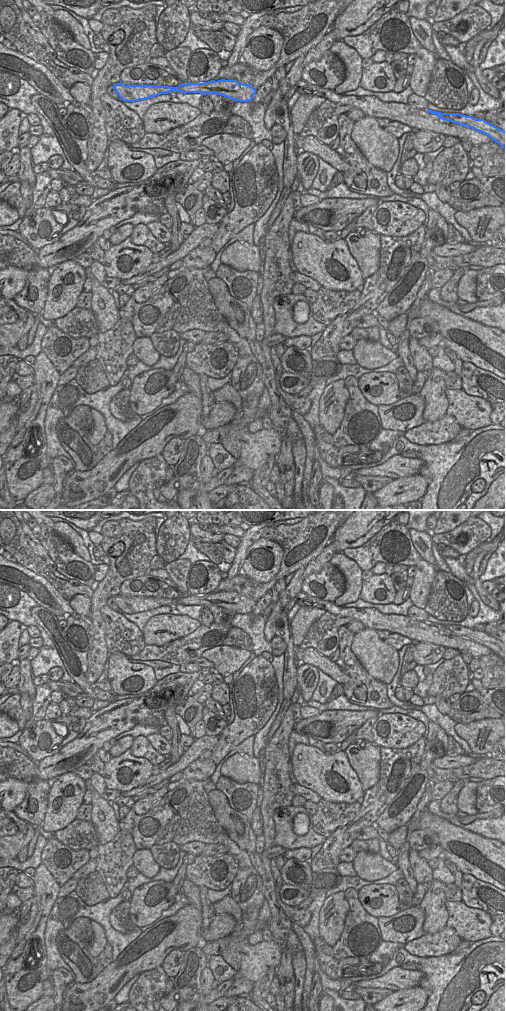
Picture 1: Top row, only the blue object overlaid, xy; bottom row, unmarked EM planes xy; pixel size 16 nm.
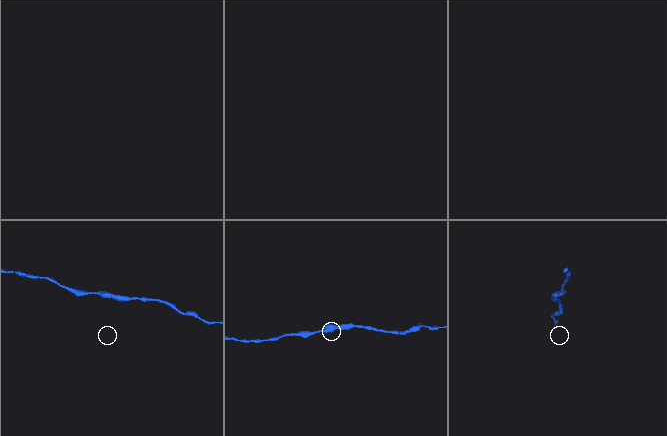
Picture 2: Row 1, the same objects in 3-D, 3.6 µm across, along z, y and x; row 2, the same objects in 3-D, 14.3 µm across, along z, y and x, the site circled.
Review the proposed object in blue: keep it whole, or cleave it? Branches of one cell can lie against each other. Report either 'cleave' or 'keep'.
keep

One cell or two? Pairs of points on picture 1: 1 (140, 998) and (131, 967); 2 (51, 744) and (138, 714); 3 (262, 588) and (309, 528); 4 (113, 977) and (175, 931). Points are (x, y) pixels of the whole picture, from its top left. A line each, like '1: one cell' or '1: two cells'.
1: two cells
2: two cells
3: one cell
4: one cell

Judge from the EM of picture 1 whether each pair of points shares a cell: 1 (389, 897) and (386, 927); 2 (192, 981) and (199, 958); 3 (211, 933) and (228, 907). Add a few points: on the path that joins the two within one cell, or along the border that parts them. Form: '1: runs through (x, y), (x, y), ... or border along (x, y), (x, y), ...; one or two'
1: border along (400, 910), (395, 914), (378, 918); two
2: runs through (193, 975), (193, 964); one
3: border along (216, 913), (234, 919), (230, 934); two

